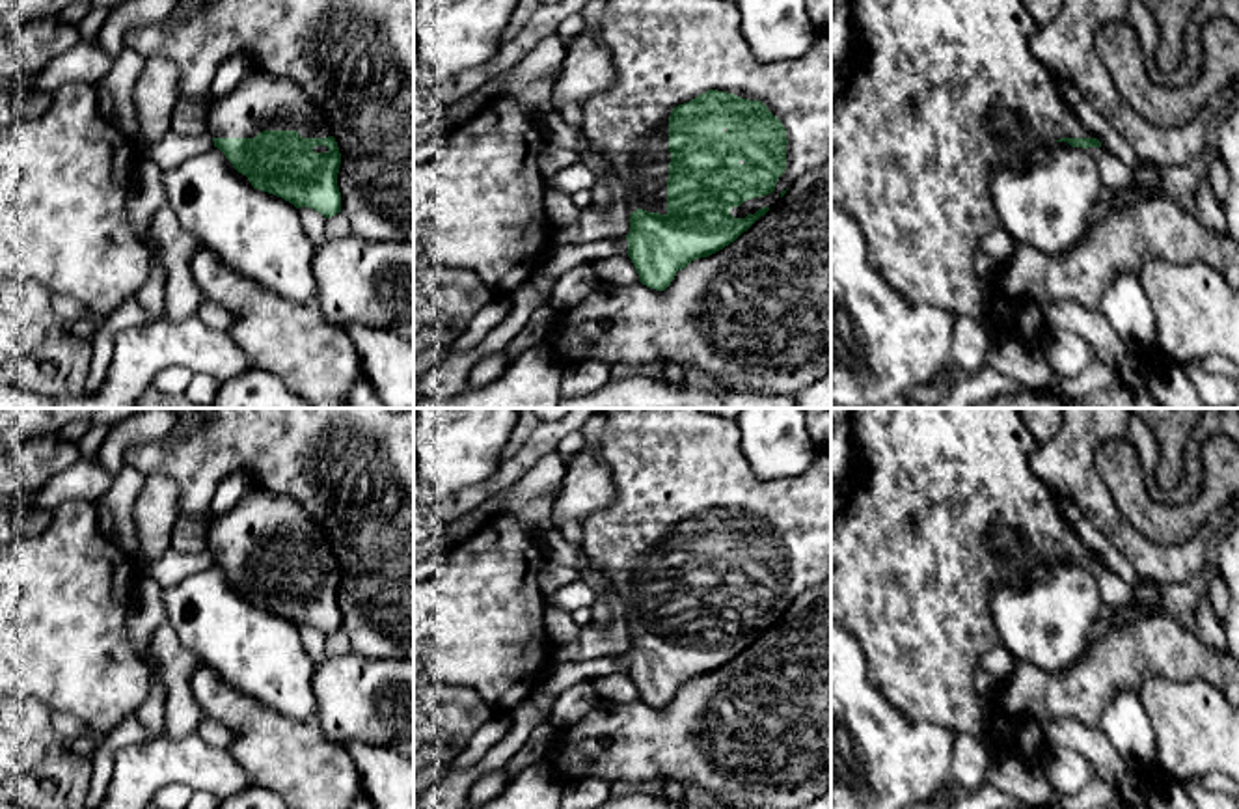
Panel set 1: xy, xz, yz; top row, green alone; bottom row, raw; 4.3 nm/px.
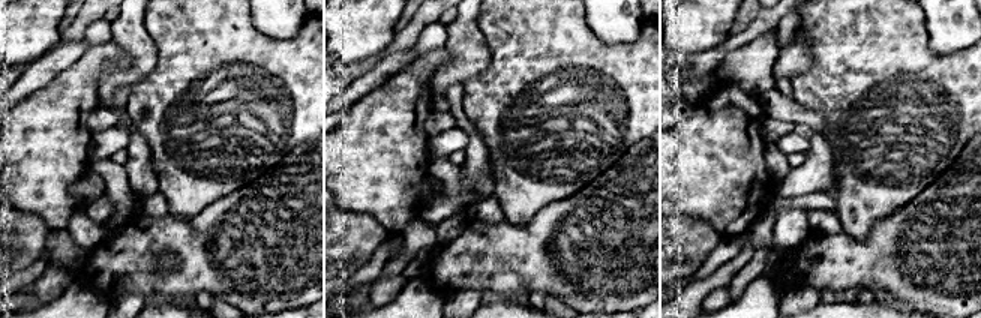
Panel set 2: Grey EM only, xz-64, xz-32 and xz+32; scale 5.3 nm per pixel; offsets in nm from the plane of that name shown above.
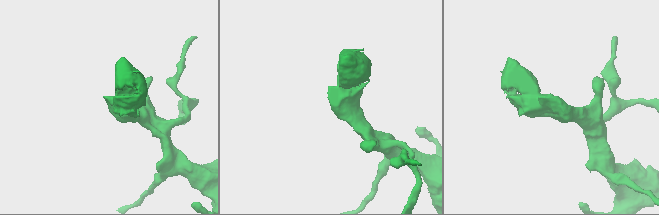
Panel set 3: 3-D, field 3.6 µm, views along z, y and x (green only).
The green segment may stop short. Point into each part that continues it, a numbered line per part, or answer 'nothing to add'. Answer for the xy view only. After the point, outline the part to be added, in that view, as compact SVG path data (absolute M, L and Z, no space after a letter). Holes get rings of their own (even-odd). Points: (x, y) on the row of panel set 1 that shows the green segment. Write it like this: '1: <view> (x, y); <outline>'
1: xy (261, 101); M253 67L225 97L209 101L207 134L255 138L263 130L332 136L326 117L300 84Z

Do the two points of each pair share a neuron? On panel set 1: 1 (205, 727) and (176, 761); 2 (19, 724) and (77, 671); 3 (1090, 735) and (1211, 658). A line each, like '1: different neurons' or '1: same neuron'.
1: different neurons
2: different neurons
3: different neurons

